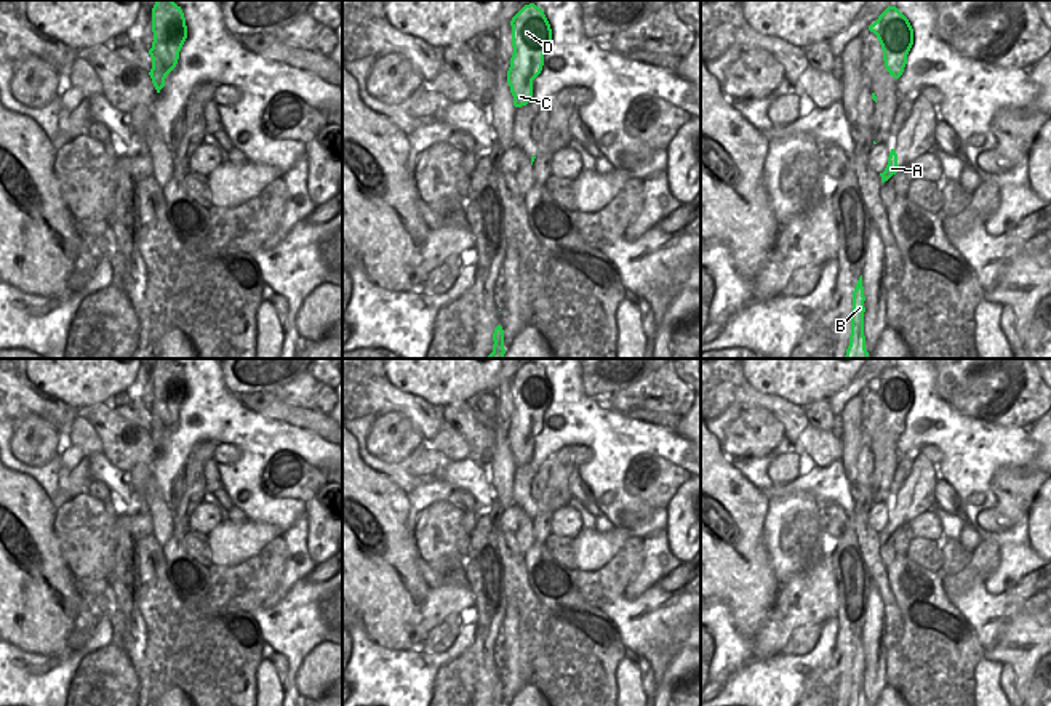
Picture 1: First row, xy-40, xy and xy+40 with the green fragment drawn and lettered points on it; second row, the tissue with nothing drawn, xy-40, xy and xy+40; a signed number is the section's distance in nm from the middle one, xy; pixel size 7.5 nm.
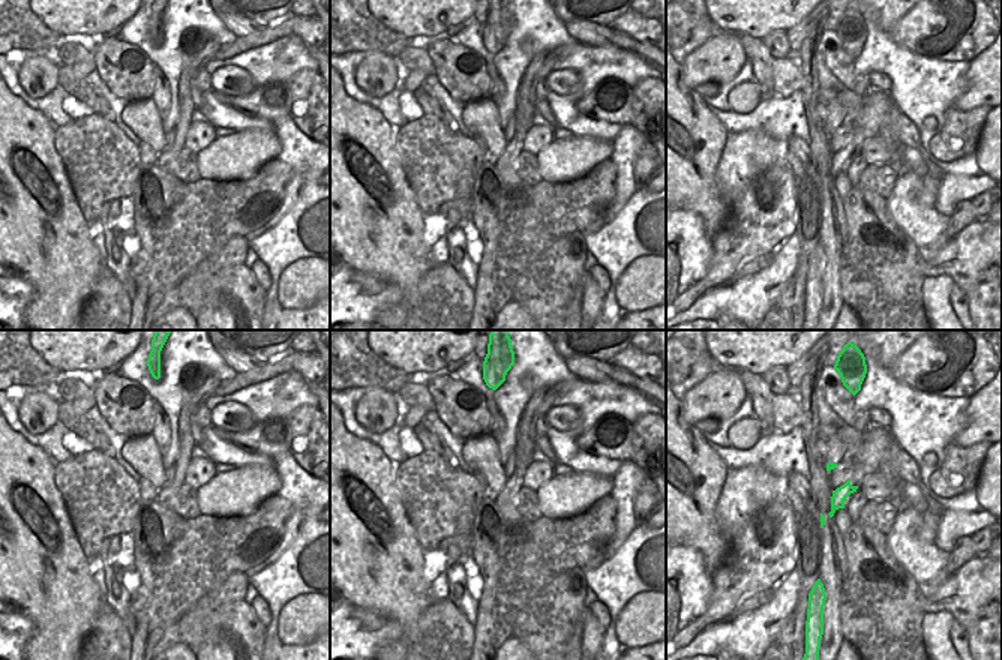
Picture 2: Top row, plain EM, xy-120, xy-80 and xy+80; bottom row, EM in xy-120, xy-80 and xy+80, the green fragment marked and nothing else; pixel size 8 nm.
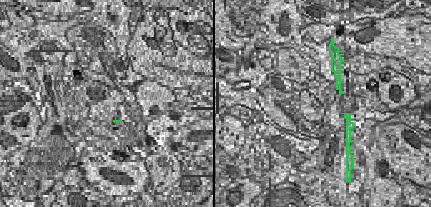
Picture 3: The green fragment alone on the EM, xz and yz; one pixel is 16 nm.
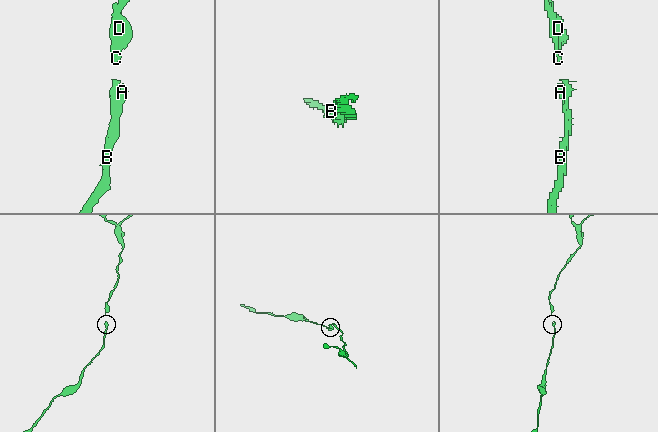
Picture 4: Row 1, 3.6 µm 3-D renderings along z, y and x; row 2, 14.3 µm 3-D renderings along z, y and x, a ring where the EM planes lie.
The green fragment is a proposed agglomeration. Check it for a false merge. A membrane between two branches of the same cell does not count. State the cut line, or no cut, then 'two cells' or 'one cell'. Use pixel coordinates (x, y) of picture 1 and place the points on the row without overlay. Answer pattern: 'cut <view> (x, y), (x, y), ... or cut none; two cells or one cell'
cut none; one cell

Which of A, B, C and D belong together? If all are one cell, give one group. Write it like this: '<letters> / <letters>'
A B C D

